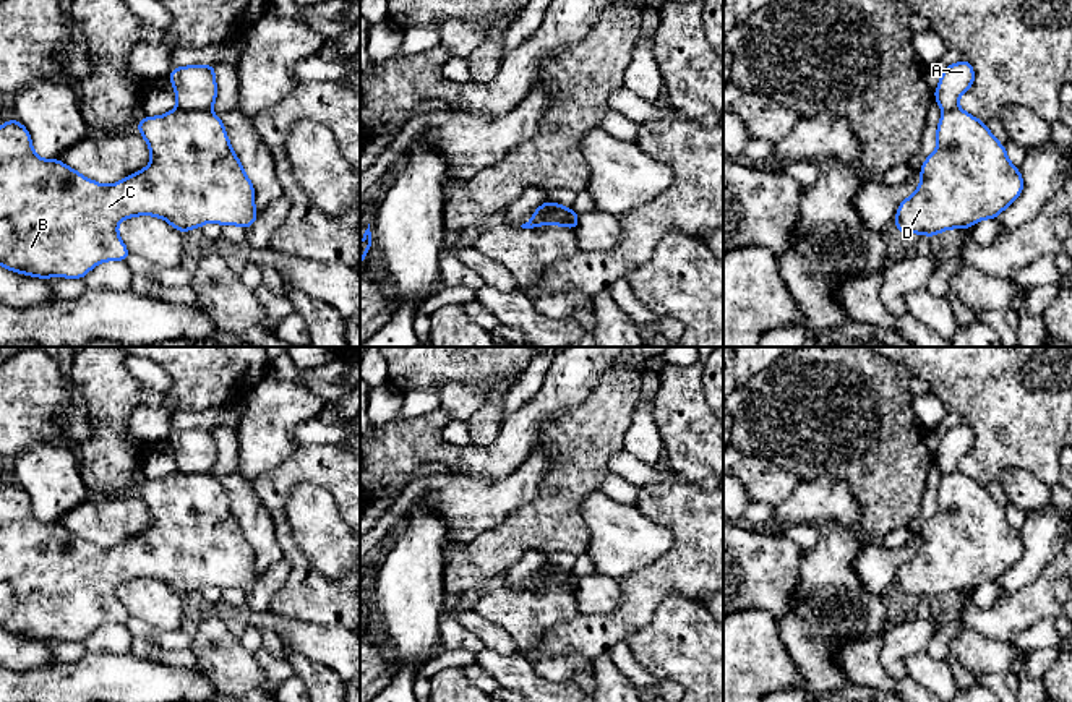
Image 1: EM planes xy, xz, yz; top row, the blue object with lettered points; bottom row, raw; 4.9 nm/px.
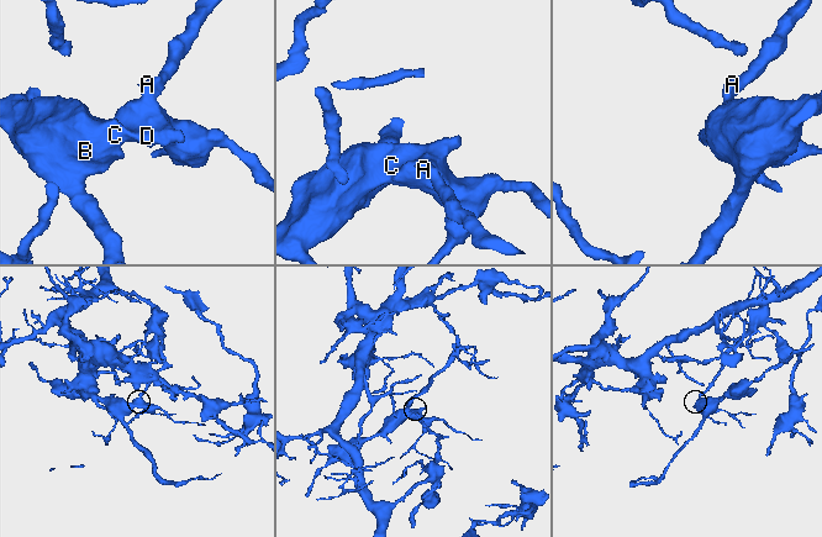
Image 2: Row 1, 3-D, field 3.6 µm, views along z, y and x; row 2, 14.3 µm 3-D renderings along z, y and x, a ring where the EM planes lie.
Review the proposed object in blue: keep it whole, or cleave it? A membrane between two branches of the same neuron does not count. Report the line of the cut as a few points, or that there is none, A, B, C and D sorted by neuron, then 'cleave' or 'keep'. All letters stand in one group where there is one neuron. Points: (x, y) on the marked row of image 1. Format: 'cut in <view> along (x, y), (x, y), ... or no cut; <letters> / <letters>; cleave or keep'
cut in xy along (177, 106), (210, 112); A / B C D; cleave

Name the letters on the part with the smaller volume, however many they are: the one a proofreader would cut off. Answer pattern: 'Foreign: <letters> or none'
Foreign: B, C, D

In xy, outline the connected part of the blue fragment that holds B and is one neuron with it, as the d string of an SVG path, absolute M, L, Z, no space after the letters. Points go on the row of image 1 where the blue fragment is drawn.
M174 109L136 126L151 151L146 169L114 183L86 178L60 159L41 159L31 135L13 117L0 126L0 266L39 279L83 279L102 261L126 261L118 222L156 216L188 232L208 222L250 229L258 219L255 186L230 146L222 120L209 110Z

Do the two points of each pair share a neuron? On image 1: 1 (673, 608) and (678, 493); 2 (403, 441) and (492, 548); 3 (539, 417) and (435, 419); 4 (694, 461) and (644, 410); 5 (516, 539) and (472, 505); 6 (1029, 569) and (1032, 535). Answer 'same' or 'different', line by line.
1: different
2: different
3: same
4: different
5: different
6: same

